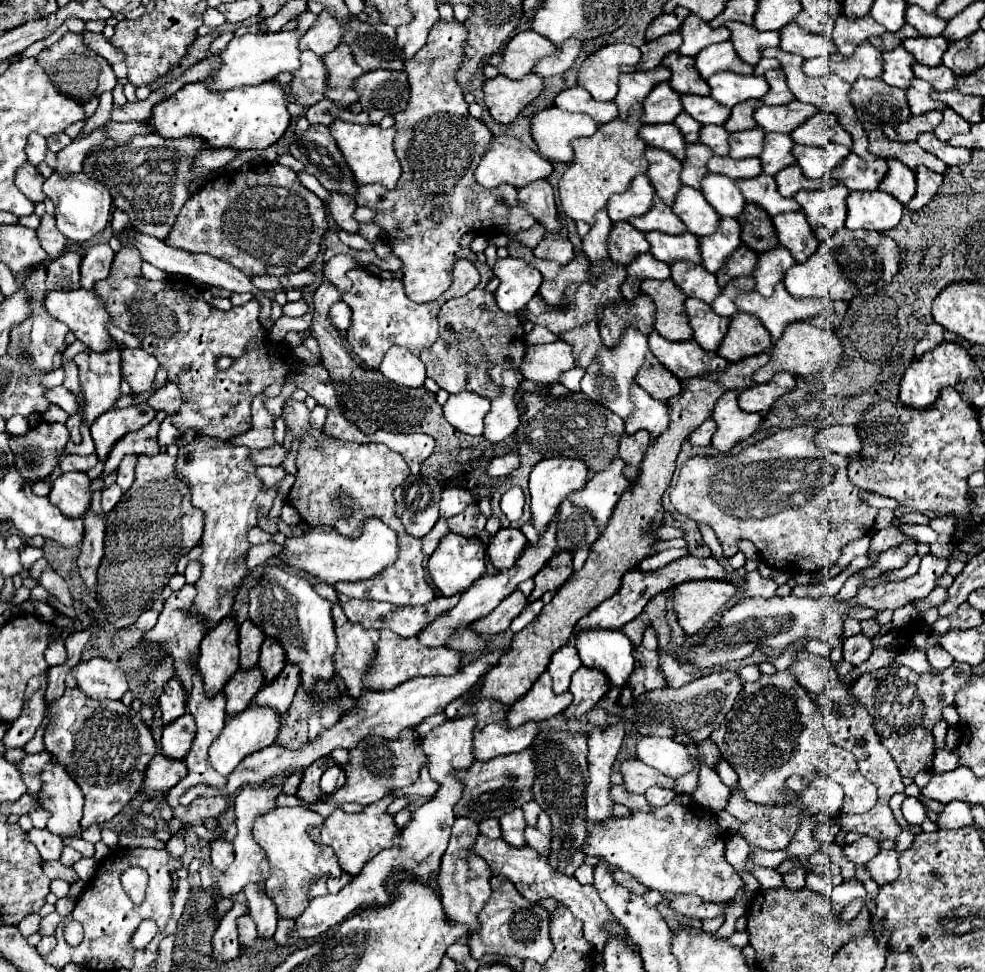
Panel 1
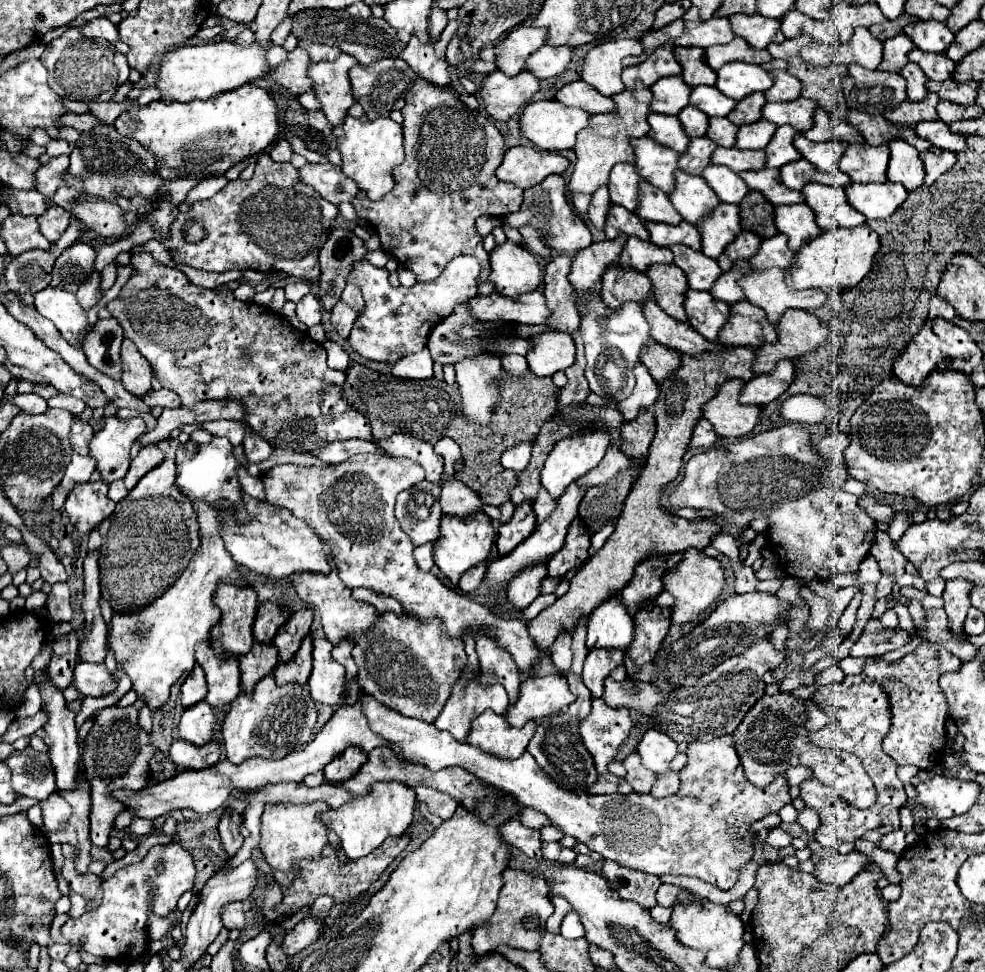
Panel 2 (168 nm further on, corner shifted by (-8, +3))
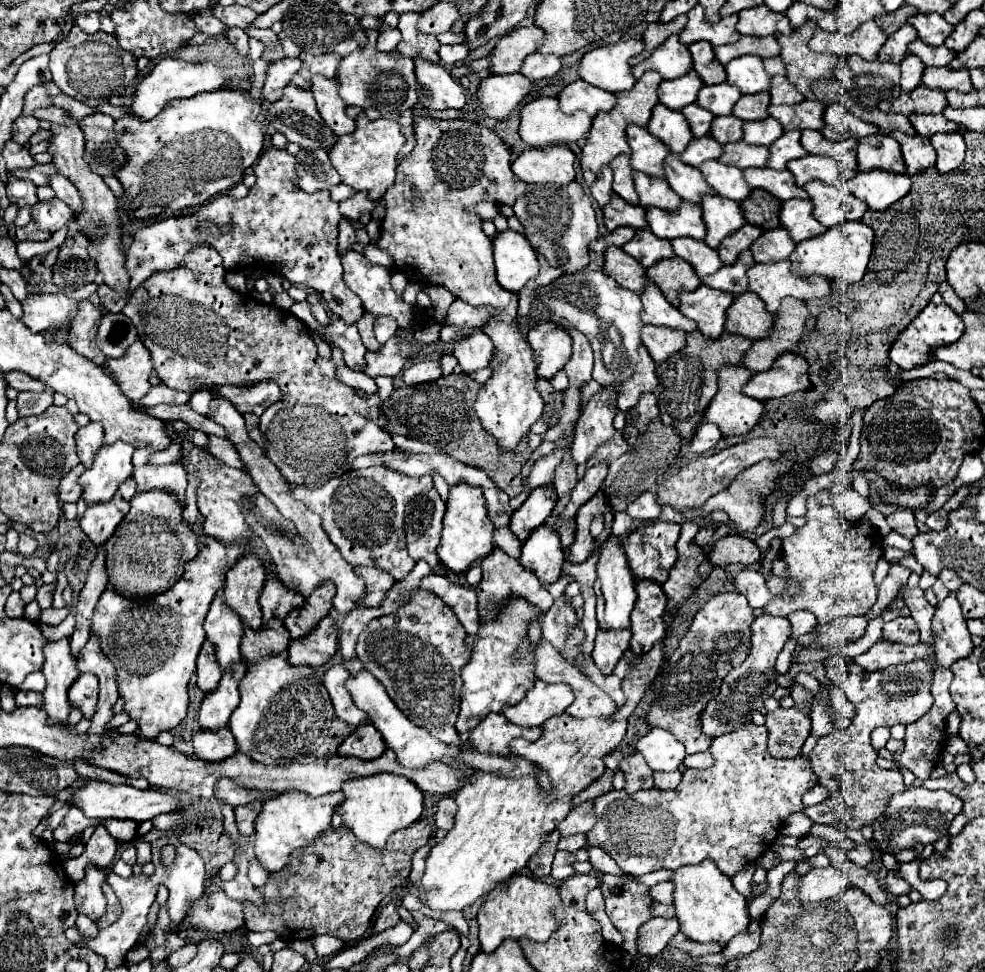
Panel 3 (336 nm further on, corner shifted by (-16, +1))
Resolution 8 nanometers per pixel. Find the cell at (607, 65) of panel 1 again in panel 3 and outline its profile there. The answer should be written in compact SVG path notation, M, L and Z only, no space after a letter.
M638 39L592 49L580 61L580 77L586 83L592 83L610 93L630 91L636 85L636 79L632 75L628 59L642 51L644 43Z

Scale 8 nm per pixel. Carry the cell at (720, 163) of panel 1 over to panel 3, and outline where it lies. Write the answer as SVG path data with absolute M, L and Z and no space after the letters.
M744 141L724 145L724 155L720 157L720 163L724 165L734 165L738 169L748 169L748 167L766 167L768 163L768 147L756 147L748 145Z

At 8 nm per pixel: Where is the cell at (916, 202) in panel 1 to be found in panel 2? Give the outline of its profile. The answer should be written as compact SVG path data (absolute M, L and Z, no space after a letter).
M928 149L924 153L920 153L924 165L926 165L926 185L932 185L942 173L946 173L948 169L952 169L952 165L956 163L956 153L946 151L946 149Z

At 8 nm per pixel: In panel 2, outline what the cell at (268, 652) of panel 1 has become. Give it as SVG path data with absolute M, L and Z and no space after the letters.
M300 609L286 621L282 629L278 629L274 637L274 645L278 647L282 661L288 661L298 651L302 639L310 633L312 615L314 615L312 609Z

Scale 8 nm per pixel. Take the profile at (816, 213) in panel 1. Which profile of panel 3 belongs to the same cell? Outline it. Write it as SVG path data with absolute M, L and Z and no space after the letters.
M810 181L804 189L814 205L814 217L826 227L836 227L848 219L860 221L868 211L868 207L864 207L864 203L846 189L846 185L836 187L822 181Z

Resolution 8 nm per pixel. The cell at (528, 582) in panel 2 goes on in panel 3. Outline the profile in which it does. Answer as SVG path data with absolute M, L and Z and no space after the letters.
M548 525L538 527L522 545L522 555L518 561L526 571L532 571L540 583L558 581L564 565L560 537L552 535L552 531L548 531Z

